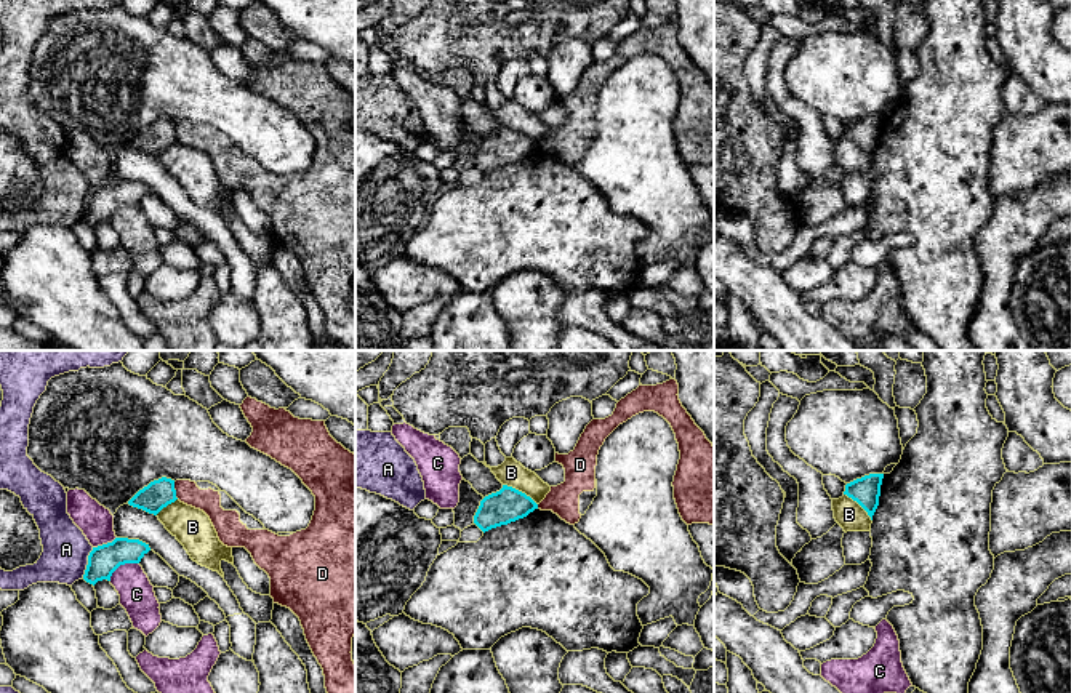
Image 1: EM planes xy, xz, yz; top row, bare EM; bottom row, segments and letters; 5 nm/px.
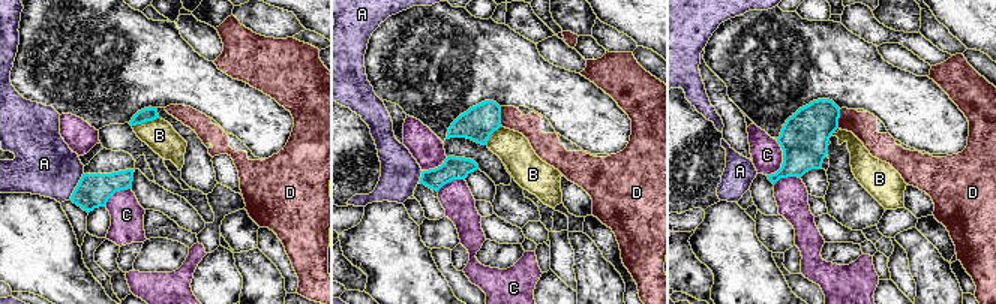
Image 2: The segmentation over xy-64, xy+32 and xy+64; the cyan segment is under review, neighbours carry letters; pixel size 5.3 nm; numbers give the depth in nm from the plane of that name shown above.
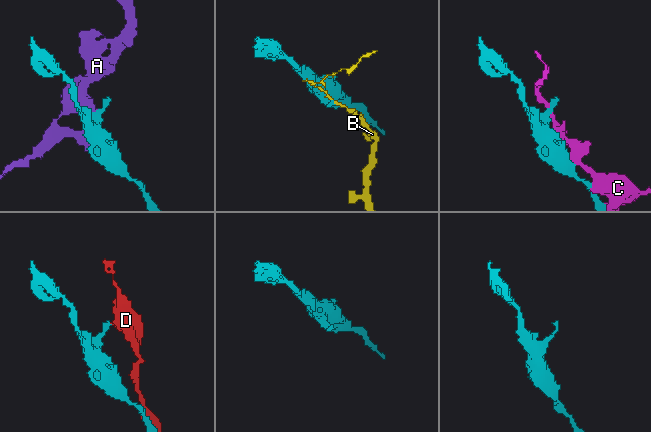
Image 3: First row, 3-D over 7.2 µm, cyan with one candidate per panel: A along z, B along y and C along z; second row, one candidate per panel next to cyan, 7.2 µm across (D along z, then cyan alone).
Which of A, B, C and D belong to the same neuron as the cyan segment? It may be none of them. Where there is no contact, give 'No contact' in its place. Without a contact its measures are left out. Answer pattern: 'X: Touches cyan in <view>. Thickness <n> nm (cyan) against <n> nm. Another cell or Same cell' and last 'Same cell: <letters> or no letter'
A: Touches cyan in xy. Thickness 160 nm (cyan) against 240 nm. Another cell
B: Touches cyan in xz. Thickness 170 nm (cyan) against 130 nm. Another cell
C: Touches cyan in xy. Thickness 160 nm (cyan) against 180 nm. Another cell
D: Touches cyan in xy. Thickness 140 nm (cyan) against 120 nm. Another cell
Same cell: no letter

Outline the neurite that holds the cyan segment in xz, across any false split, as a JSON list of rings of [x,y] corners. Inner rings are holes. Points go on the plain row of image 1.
[[[503,126],[496,134],[485,138],[474,157],[474,165],[485,174],[527,158],[538,146],[525,134]]]

